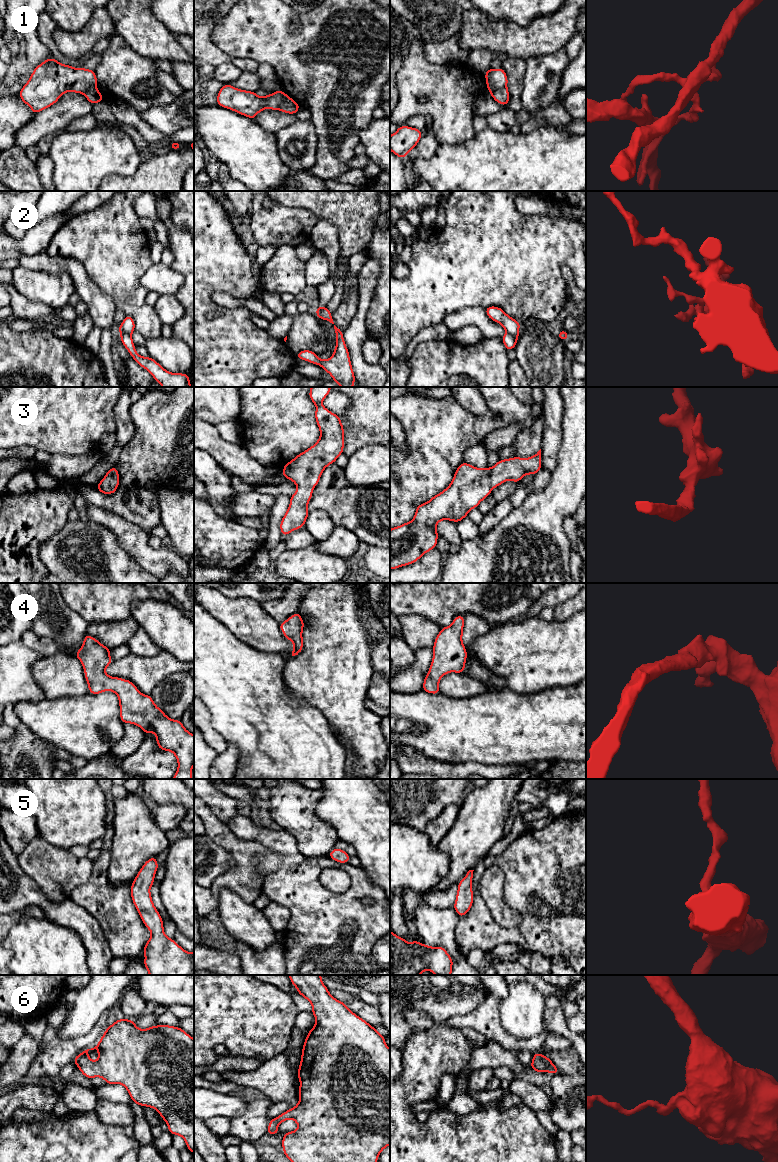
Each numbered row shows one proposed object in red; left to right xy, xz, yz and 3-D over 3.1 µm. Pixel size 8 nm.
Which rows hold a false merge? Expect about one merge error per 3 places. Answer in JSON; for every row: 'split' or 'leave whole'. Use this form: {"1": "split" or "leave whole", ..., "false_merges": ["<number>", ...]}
{"1": "split", "2": "split", "3": "leave whole", "4": "leave whole", "5": "leave whole", "6": "split", "false_merges": ["1", "2", "6"]}

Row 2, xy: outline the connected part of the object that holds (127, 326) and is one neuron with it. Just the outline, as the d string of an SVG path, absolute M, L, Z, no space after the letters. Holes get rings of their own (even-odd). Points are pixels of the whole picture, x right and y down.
M126 315L121 325L117 328L120 333L132 334L135 331L135 323L132 316Z

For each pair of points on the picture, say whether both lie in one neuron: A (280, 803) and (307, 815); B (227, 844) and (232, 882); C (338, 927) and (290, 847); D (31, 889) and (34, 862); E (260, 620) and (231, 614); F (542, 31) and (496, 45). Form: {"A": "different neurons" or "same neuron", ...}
{"A": "same neuron", "B": "same neuron", "C": "same neuron", "D": "different neurons", "E": "same neuron", "F": "same neuron"}

